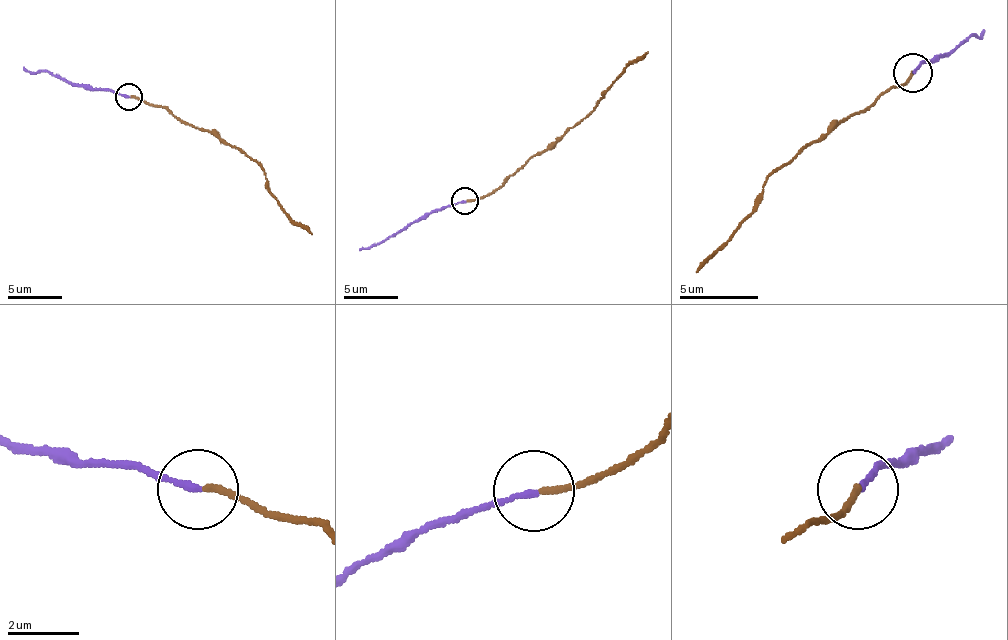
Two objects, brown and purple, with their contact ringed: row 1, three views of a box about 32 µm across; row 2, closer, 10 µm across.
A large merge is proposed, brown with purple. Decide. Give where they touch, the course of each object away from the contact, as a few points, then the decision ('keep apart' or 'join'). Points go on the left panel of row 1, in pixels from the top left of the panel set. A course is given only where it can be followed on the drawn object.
(128, 97) | brown via (130, 96), (157, 104), (198, 129), (214, 131), (242, 148), (263, 170), (266, 189), (277, 205), (312, 235) | purple via (127, 96), (89, 88), (24, 66) | join

